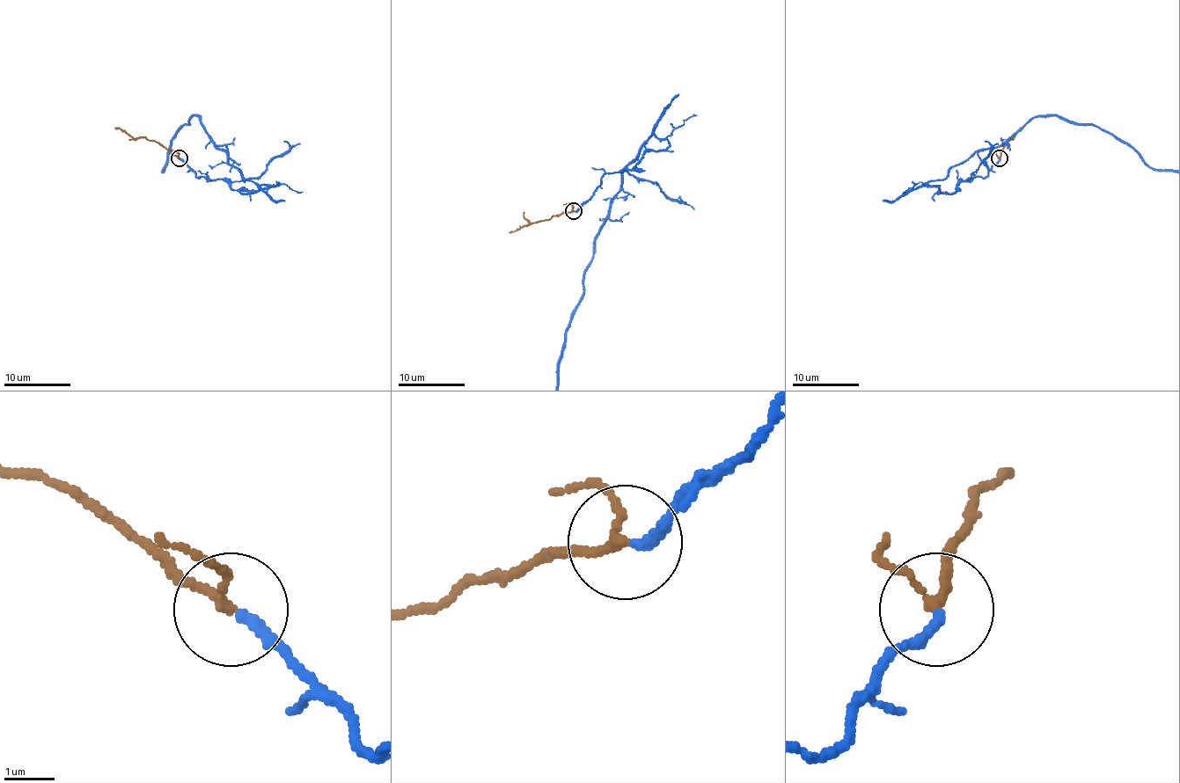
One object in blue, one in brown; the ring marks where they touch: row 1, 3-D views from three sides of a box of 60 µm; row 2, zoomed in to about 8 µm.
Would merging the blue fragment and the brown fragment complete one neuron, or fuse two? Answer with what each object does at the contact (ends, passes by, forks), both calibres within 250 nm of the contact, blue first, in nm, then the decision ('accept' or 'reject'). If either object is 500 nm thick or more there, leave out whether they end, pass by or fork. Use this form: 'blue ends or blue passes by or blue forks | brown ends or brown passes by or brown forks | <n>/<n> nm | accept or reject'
blue ends | brown passes by | 200/160 nm | accept

